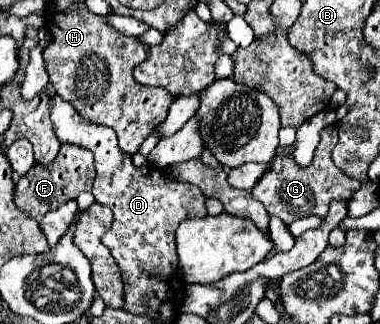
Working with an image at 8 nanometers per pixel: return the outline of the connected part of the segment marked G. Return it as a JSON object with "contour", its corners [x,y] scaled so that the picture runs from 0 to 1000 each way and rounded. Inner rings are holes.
{"contour":[[[866,389],[845,407],[845,438],[829,463],[829,488],[818,512],[787,519],[782,506],[771,506],[766,481],[718,488],[718,519],[697,531],[697,543],[661,586],[666,611],[692,623],[708,667],[734,667],[750,691],[766,691],[797,667],[855,673],[866,654],[866,630],[876,617],[918,617],[918,605],[929,605],[929,593],[950,574],[945,556],[908,543],[908,531],[897,531],[876,506],[871,463],[882,457],[882,444],[887,444],[887,389]]]}

